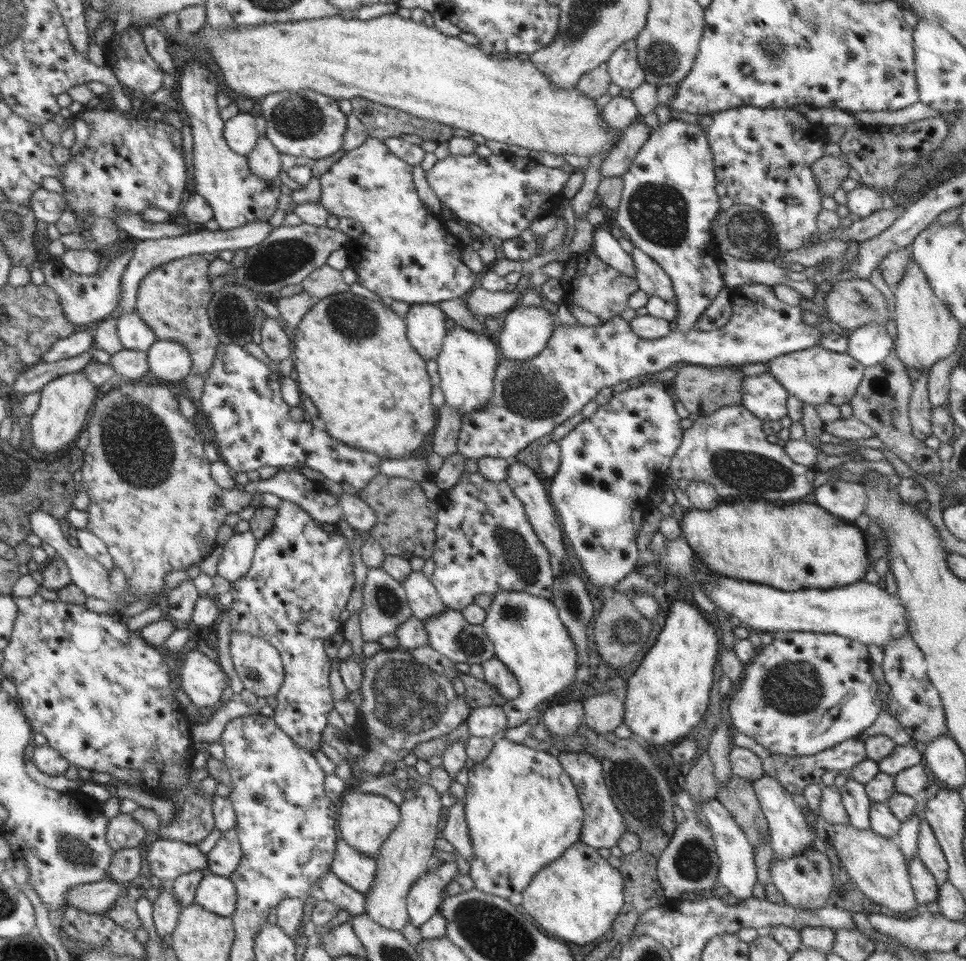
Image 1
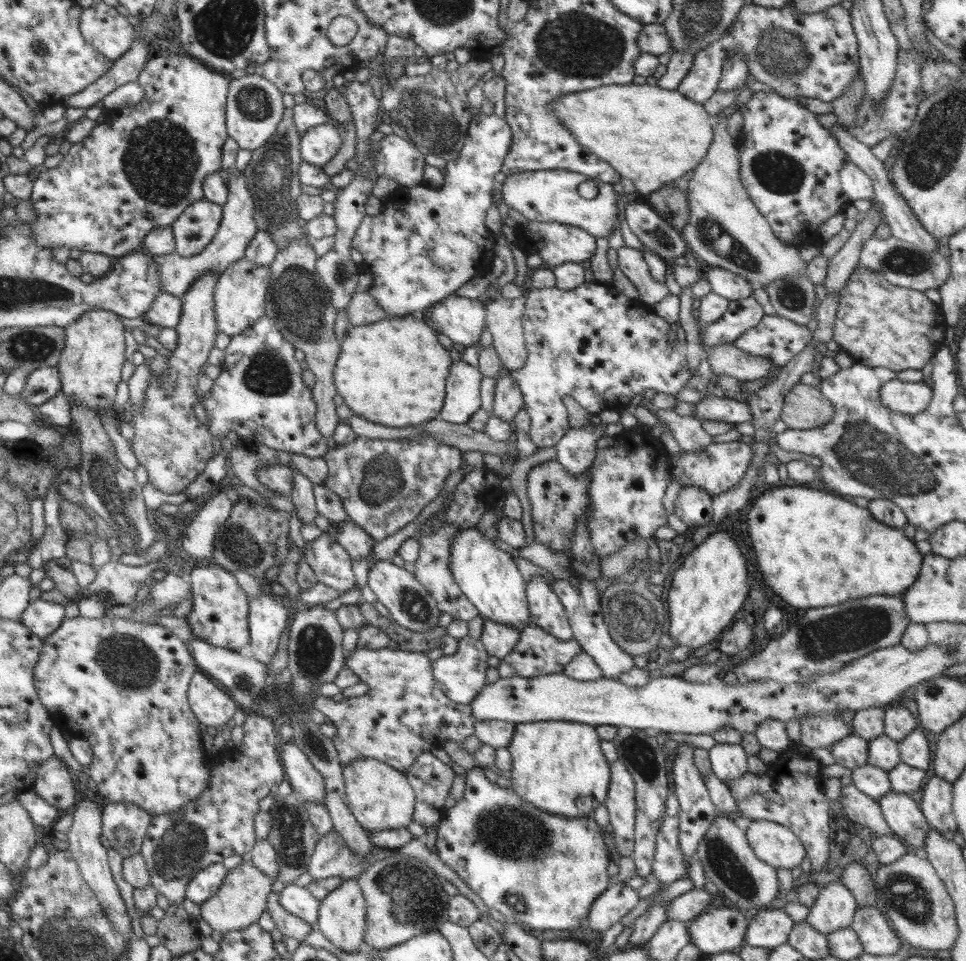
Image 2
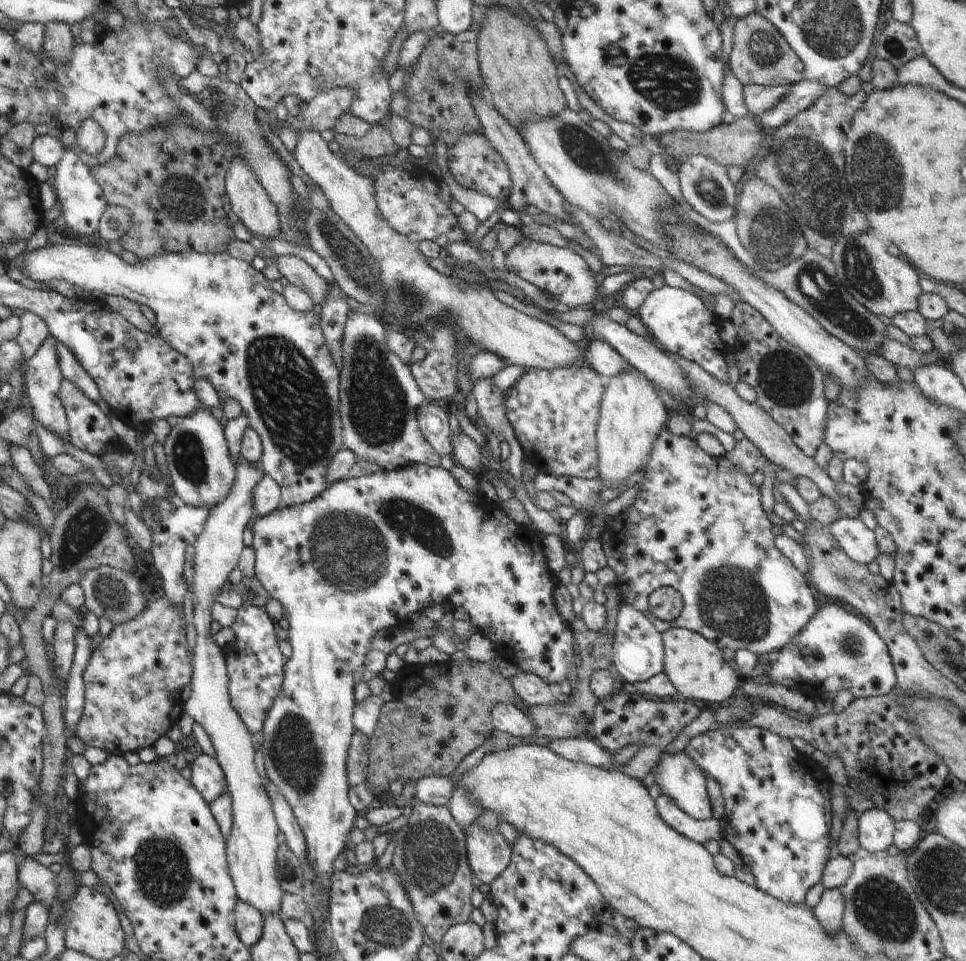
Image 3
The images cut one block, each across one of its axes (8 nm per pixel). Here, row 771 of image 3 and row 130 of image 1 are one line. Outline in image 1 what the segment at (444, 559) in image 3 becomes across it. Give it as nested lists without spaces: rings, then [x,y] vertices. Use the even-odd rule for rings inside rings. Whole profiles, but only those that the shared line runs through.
[[[312,89],[298,92],[280,91],[268,93],[258,102],[266,126],[265,138],[278,153],[295,157],[306,157],[316,161],[329,157],[344,145],[347,116],[339,108],[338,101]]]

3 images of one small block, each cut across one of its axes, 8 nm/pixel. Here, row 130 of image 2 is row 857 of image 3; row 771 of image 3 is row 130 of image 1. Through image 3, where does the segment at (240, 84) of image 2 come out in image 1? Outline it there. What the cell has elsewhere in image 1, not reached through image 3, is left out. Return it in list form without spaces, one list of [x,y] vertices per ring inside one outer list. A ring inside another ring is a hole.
[[[239,113],[225,121],[223,138],[226,145],[235,154],[247,157],[256,147],[258,132],[256,129],[255,113]]]

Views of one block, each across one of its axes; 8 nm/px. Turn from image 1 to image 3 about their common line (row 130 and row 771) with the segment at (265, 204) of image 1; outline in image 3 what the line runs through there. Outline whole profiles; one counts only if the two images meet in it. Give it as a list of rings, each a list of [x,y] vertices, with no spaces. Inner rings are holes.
[[[200,754],[189,767],[192,770],[191,784],[207,804],[229,792],[224,772],[215,758]]]

